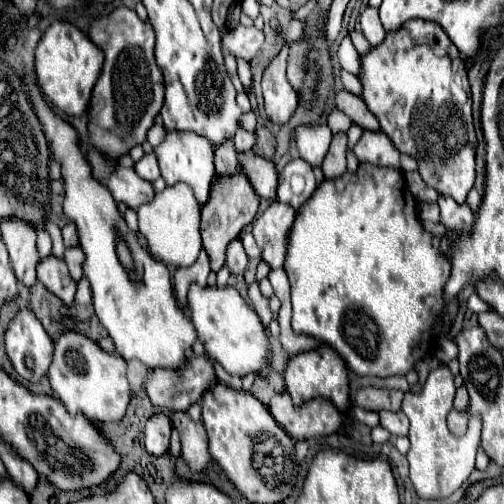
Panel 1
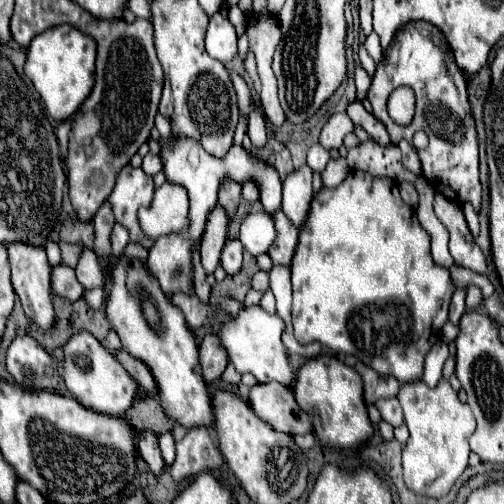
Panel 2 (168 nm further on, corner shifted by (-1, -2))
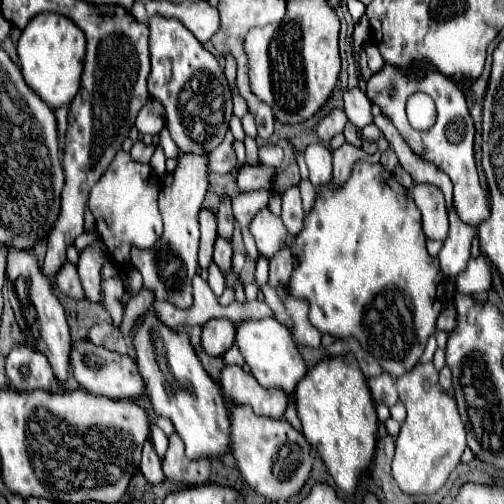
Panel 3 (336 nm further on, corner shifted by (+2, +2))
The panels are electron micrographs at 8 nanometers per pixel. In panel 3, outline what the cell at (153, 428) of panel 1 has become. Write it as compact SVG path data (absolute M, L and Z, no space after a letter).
M149 440L145 442L143 458L141 458L139 470L141 470L141 474L145 476L145 480L147 480L147 482L151 482L151 484L159 484L159 482L163 482L163 480L165 480L163 470L161 470L161 458L153 452L153 444L151 444Z

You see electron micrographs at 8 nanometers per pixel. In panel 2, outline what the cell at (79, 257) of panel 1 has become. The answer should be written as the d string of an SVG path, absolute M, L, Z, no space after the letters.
M88 248L82 250L82 254L78 258L78 264L76 264L76 276L78 276L78 282L86 290L104 284L104 272L98 264L98 258L96 258L94 250L88 250Z

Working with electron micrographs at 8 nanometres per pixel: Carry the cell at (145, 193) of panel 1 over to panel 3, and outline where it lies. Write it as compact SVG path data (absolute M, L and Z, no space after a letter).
M119 150L109 168L103 172L101 180L97 180L89 192L87 208L95 216L97 232L103 236L101 242L111 260L123 268L133 268L131 248L149 250L163 234L161 214L157 208L157 196L161 188L157 180L151 180L151 172L153 168L149 164L139 164L131 160L125 150Z

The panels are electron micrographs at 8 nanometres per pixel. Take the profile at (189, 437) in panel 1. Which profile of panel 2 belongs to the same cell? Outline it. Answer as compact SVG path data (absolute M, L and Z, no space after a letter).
M206 426L190 428L182 442L176 442L176 460L170 472L176 482L192 478L206 470L218 470L222 466L222 454L214 446Z

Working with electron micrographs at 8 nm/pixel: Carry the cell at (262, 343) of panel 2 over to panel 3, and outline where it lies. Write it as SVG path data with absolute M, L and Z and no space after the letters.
M263 318L263 320L243 320L237 326L235 336L237 346L241 348L241 354L245 356L251 374L265 386L265 388L281 388L285 394L293 394L297 388L297 382L305 376L307 366L303 356L299 354L299 348L285 324L281 324L277 318Z

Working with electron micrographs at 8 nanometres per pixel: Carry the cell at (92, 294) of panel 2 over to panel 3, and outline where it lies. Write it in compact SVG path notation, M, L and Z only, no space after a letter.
M111 276L111 278L103 280L103 300L101 300L101 306L109 310L115 326L121 326L121 322L123 322L123 306L119 302L121 292L123 292L121 276Z

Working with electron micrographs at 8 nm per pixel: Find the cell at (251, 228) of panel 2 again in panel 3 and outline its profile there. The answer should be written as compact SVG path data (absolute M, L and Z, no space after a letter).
M263 208L255 214L255 218L251 220L249 226L257 250L261 256L265 258L273 258L285 244L293 242L293 236L287 232L287 228L283 226L279 216L273 216L273 212L269 212L269 208Z

